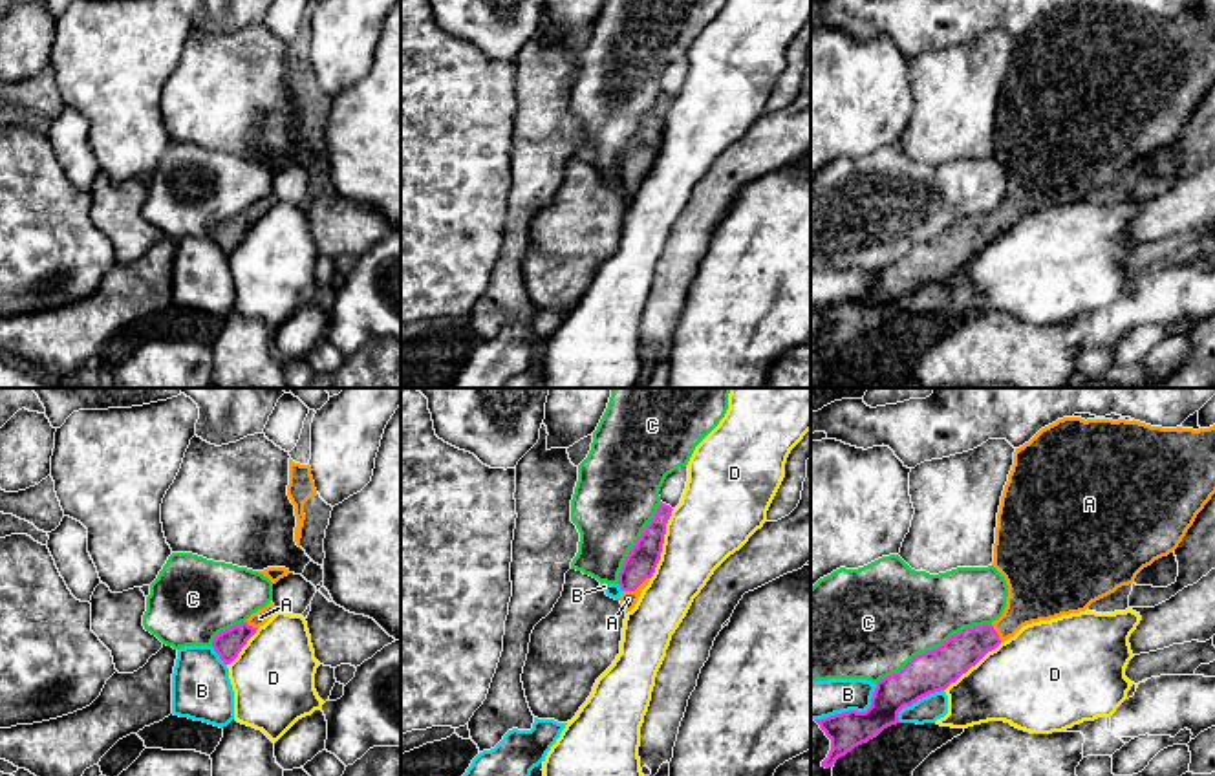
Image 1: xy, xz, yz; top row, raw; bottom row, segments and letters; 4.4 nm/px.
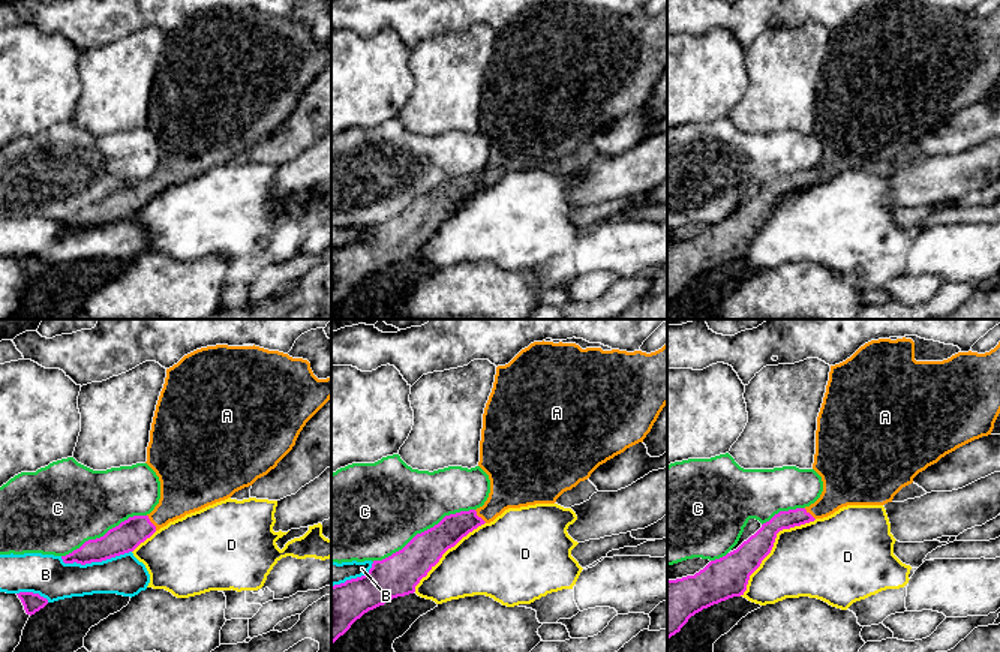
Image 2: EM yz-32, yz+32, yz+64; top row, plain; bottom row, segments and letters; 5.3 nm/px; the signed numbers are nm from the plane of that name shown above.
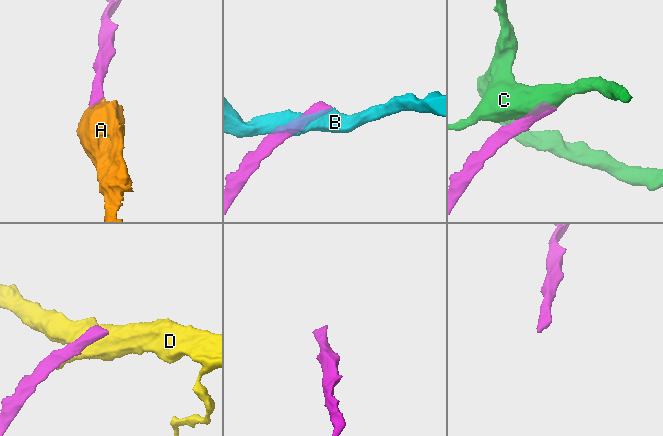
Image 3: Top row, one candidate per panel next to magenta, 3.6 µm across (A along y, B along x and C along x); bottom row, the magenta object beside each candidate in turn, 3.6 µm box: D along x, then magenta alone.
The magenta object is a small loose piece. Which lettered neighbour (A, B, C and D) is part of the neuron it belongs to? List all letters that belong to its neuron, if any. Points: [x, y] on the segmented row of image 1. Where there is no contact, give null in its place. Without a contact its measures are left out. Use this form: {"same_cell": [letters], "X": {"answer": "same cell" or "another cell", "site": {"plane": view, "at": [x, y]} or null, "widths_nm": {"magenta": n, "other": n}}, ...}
{"same_cell": ["A"], "A": {"answer": "same cell", "site": {"plane": "xz", "at": [635, 588]}, "widths_nm": {"magenta": 140, "other": 80}}, "B": {"answer": "another cell", "site": {"plane": "yz", "at": [853, 711]}, "widths_nm": {"magenta": 160, "other": 180}}, "C": {"answer": "another cell", "site": {"plane": "yz", "at": [935, 648]}, "widths_nm": {"magenta": 180, "other": 420}}, "D": {"answer": "another cell", "site": {"plane": "xz", "at": [663, 542]}, "widths_nm": {"magenta": 140, "other": 340}}}

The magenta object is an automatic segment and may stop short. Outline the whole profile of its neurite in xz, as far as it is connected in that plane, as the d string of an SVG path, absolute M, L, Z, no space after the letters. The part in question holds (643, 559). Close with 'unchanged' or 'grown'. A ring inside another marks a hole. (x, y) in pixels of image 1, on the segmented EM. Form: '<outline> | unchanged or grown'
M661 501L653 520L646 525L622 564L618 586L622 589L620 604L624 606L626 613L635 608L642 589L655 573L672 511L673 509L670 505Z | grown

